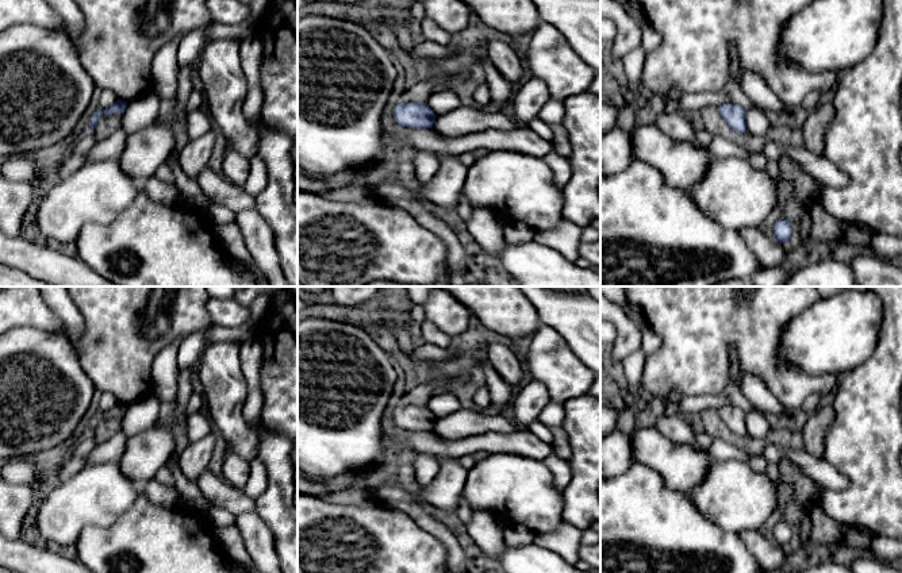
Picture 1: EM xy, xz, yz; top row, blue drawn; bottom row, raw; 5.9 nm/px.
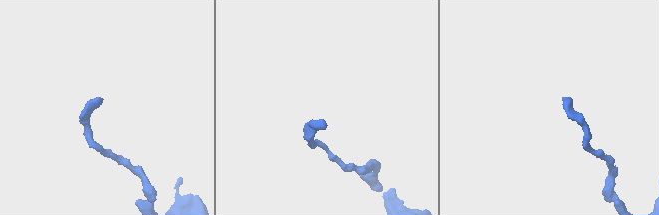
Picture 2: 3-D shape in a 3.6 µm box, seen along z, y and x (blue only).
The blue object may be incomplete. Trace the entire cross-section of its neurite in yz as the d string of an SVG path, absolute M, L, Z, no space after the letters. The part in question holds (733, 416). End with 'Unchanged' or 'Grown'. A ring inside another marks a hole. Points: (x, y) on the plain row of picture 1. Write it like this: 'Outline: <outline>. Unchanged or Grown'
Outline: M722 407L718 409L719 418L722 422L729 427L729 430L738 435L738 437L745 437L748 435L746 432L746 422L745 416L746 412L744 412L738 407Z. Unchanged

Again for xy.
Outline: M118 403L114 408L105 411L105 412L99 412L97 415L95 415L91 420L91 426L89 426L89 432L88 435L93 435L93 431L96 430L99 422L100 422L100 416L103 415L105 419L110 419L112 416L123 416L126 414L126 404Z. Unchanged

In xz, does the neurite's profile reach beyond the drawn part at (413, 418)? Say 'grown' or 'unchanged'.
unchanged

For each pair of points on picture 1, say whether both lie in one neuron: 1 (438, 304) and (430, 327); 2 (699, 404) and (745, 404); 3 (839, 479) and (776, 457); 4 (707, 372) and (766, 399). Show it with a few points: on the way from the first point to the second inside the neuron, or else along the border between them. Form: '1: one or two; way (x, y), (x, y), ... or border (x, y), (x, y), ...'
1: two; border (426, 318), (450, 337)
2: one; way (710, 402), (734, 400)
3: one; way (824, 473), (791, 456)
4: two; border (740, 376), (744, 373), (755, 375), (771, 392)

